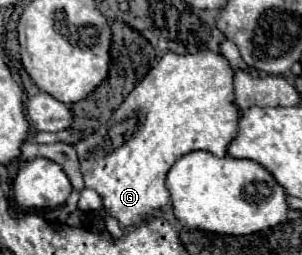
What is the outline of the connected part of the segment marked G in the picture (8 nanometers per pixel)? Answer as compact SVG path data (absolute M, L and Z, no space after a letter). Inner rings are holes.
M201 51L193 55L167 53L127 95L127 99L111 115L109 121L91 137L75 145L85 189L99 193L103 219L115 217L121 229L135 227L169 203L165 175L171 165L191 151L209 151L217 157L225 157L227 145L237 133L237 121L239 111L233 105L233 69L223 55L217 55L213 51Z

